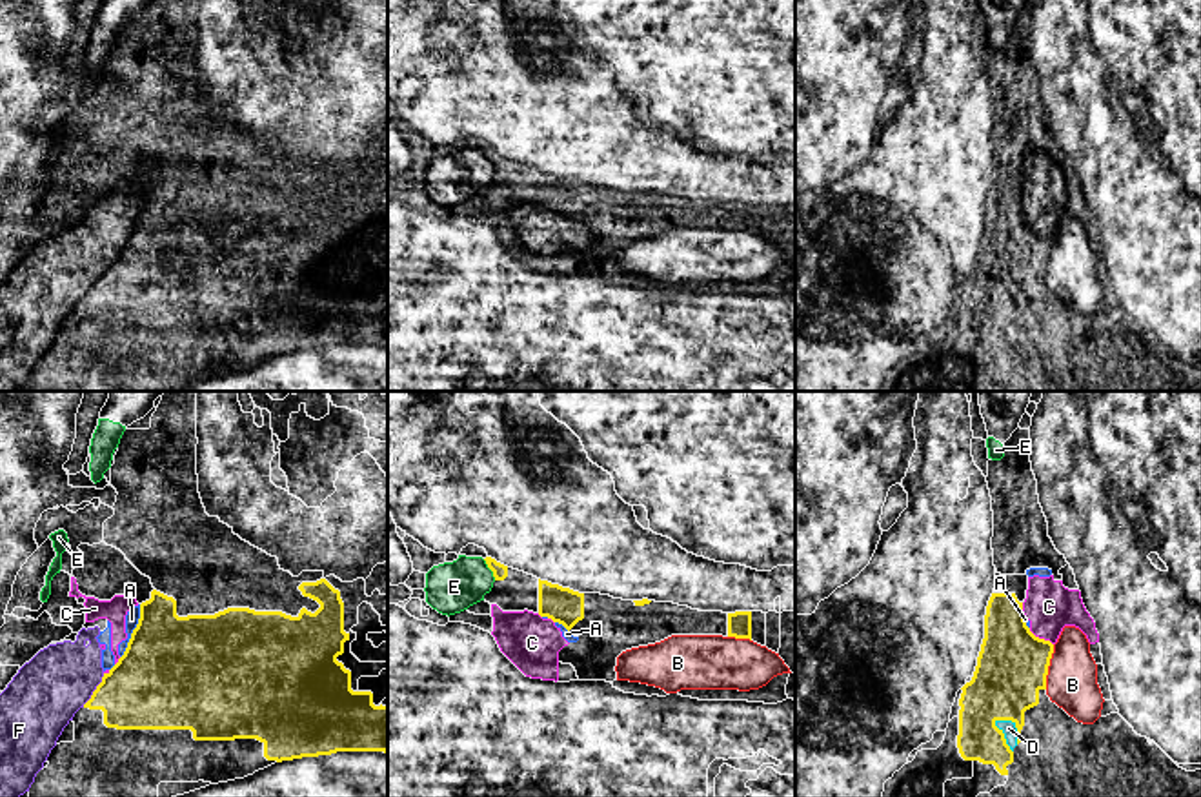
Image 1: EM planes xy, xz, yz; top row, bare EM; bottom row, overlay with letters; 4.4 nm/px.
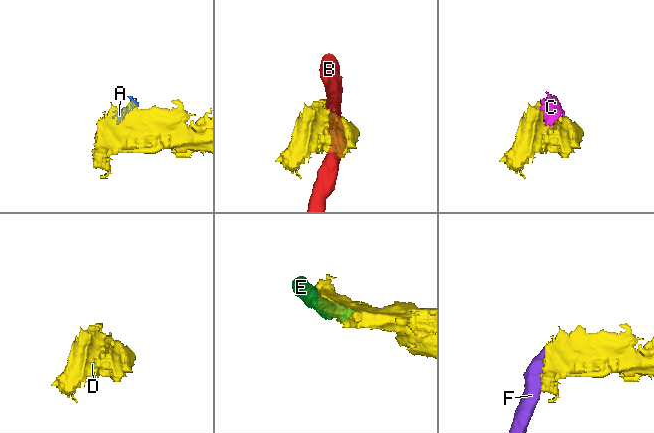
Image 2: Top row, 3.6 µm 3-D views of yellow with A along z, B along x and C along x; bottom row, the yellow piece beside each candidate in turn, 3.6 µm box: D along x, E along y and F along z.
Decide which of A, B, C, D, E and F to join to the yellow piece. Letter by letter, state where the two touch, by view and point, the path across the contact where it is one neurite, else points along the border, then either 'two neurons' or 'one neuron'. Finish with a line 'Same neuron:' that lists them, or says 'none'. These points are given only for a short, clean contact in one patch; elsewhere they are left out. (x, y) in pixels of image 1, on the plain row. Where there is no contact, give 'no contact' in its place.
A: contact xy (133, 224); border xy (141, 197), (137, 219), (121, 250); two neurons
B: contact yz (1049, 257); two neurons
C: contact yz (1041, 232); border yz (1029, 221), (1052, 237); two neurons
D: contact yz (1003, 328); way yz (1007, 272), (996, 290), (1003, 328), (1009, 321); one neuron
E: contact xz (490, 161); two neurons
F: contact xy (95, 282); two neurons
Same neuron: D

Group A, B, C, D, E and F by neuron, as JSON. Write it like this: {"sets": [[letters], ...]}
{"sets": [["A", "C", "F"], ["B"], ["D"], ["E"]]}

